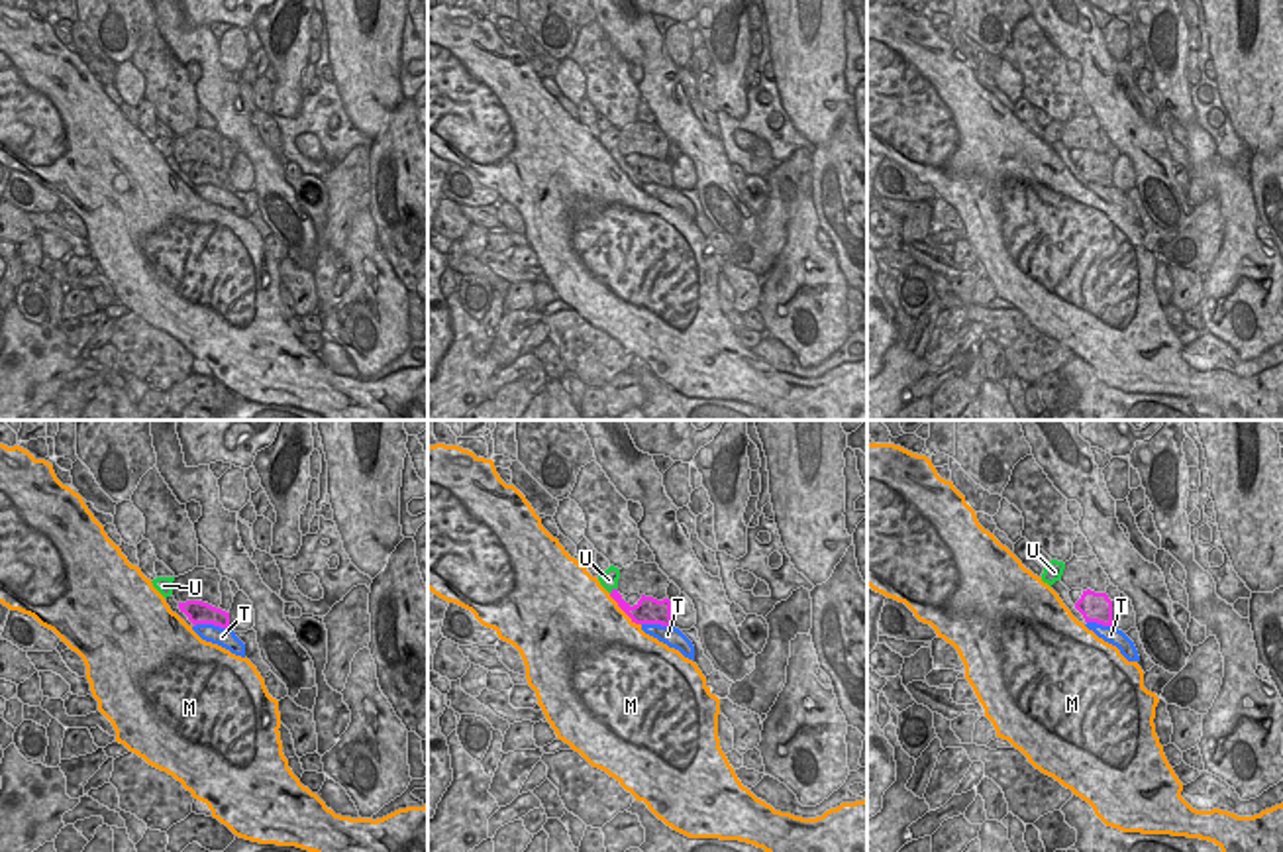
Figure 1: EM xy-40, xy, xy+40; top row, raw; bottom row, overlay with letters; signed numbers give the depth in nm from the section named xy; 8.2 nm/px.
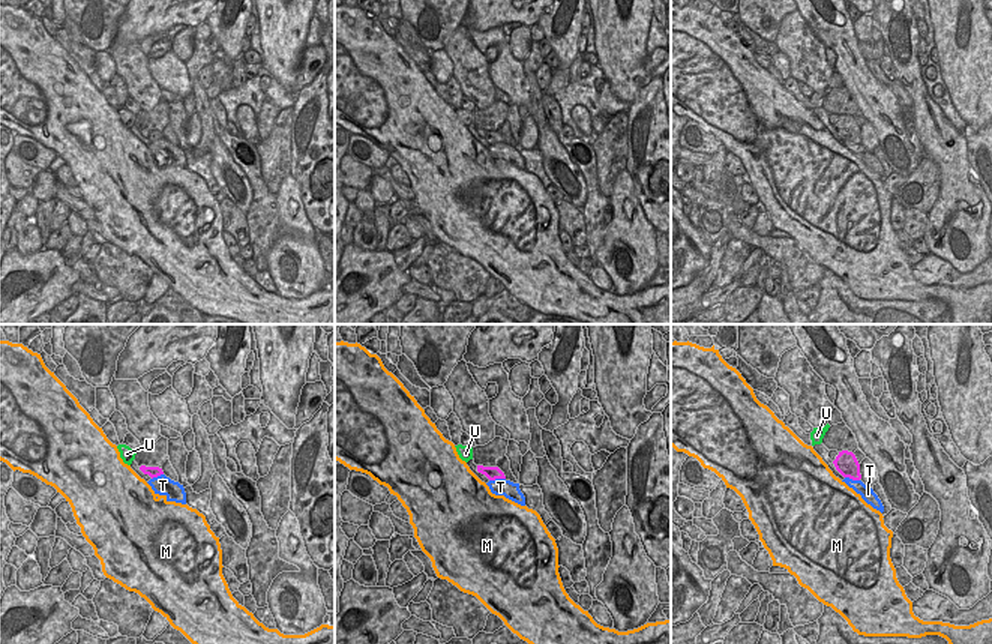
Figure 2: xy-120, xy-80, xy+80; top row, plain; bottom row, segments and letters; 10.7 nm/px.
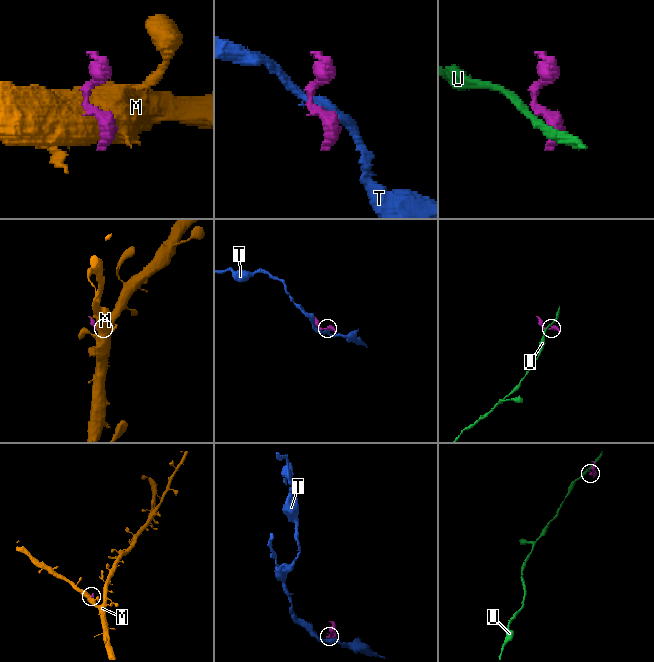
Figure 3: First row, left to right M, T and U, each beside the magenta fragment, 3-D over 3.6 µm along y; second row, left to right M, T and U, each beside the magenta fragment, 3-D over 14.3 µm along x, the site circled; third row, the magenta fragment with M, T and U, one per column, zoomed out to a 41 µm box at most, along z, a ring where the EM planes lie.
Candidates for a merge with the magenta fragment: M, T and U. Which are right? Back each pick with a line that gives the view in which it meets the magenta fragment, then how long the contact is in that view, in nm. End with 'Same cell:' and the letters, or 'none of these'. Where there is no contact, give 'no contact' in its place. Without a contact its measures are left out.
Same cell: none of these

